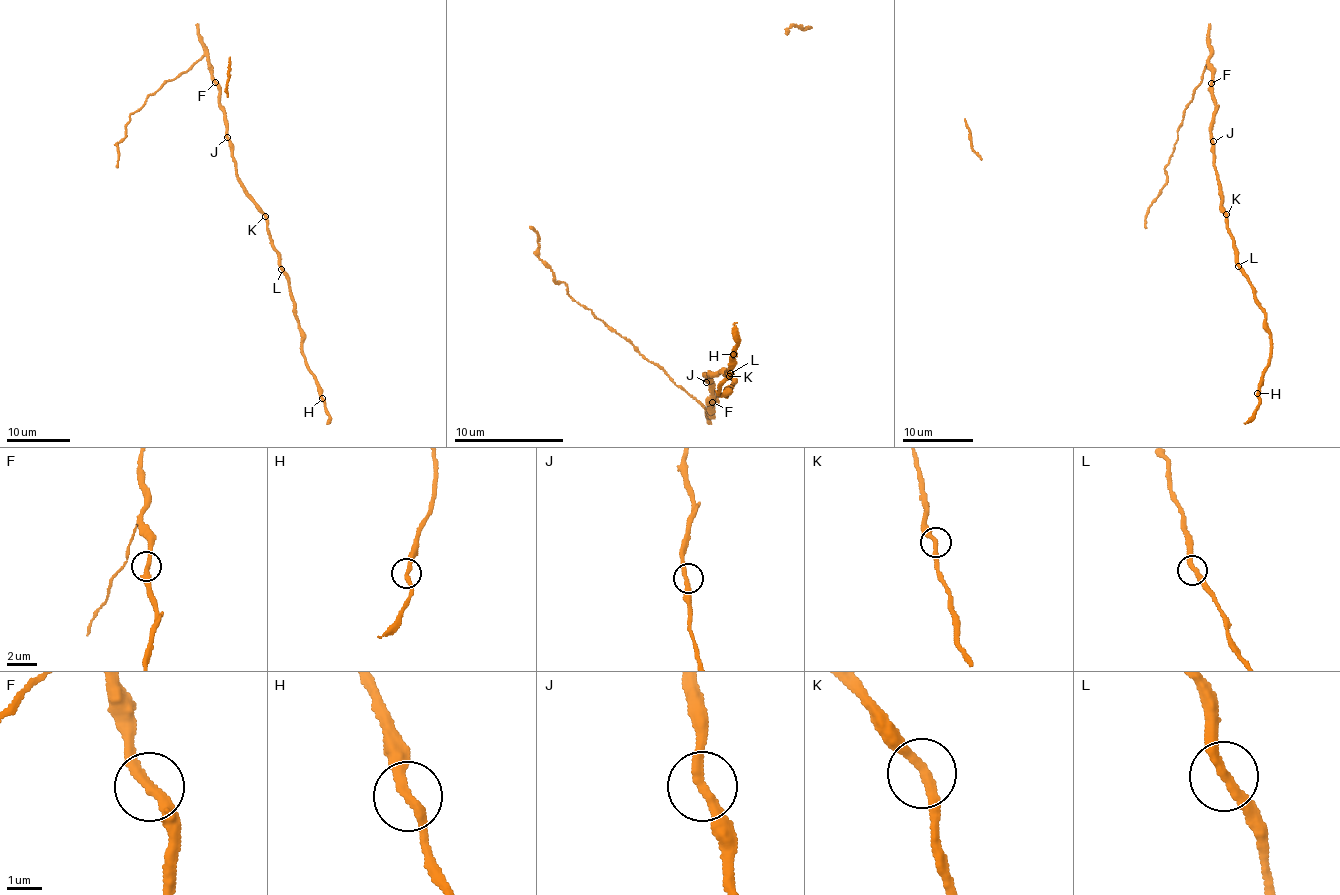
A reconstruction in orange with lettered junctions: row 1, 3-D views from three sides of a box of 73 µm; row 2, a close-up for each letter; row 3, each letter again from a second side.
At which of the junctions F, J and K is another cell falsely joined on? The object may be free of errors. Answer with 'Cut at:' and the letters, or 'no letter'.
Cut at: no letter

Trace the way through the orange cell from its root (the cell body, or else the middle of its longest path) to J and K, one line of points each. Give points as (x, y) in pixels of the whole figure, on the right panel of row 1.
J: (1212, 72), (1210, 88), (1215, 106), (1213, 141)
K: (1212, 72), (1210, 88), (1215, 106), (1211, 131), (1213, 165), (1222, 197), (1221, 210), (1226, 215)

